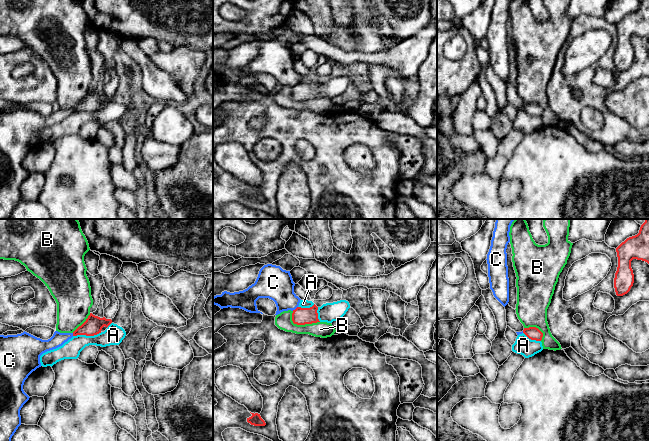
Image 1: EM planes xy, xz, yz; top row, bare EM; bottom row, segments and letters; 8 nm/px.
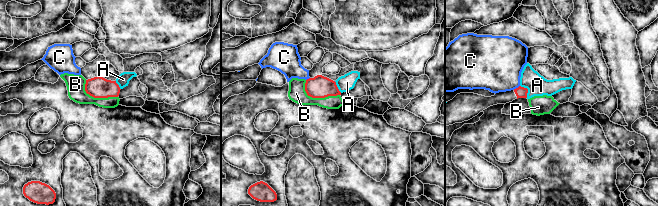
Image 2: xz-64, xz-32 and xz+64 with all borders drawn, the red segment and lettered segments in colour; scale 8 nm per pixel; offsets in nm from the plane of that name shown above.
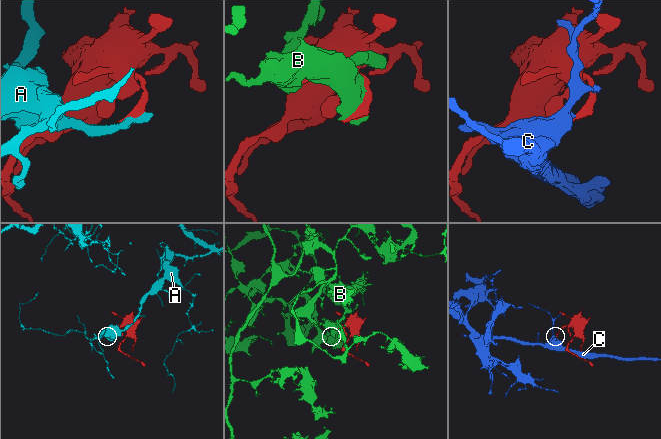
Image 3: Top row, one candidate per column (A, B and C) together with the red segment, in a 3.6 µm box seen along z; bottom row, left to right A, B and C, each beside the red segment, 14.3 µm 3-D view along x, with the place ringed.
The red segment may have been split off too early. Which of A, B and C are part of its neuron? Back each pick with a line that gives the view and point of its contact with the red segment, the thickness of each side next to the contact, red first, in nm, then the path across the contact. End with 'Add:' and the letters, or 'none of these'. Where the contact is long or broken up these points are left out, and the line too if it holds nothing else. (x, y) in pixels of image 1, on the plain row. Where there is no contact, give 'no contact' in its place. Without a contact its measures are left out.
Add: none of these

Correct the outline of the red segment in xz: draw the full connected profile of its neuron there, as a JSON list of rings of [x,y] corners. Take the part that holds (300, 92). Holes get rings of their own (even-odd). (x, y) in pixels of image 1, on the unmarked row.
[[[314,80],[310,84],[297,83],[293,86],[292,97],[297,101],[305,101],[320,98],[317,89],[318,83]]]

